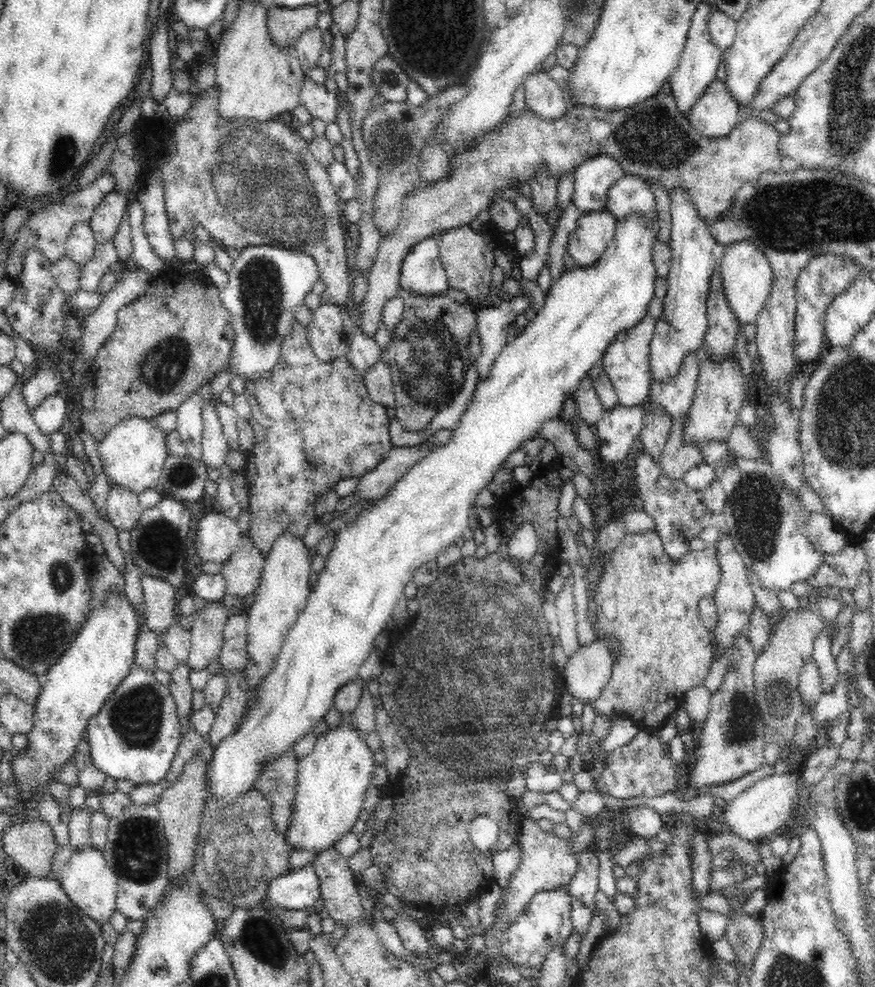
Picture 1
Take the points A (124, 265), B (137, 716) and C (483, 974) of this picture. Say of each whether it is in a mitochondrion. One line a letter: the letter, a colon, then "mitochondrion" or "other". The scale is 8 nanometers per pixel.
A: other
B: mitochondrion
C: other

